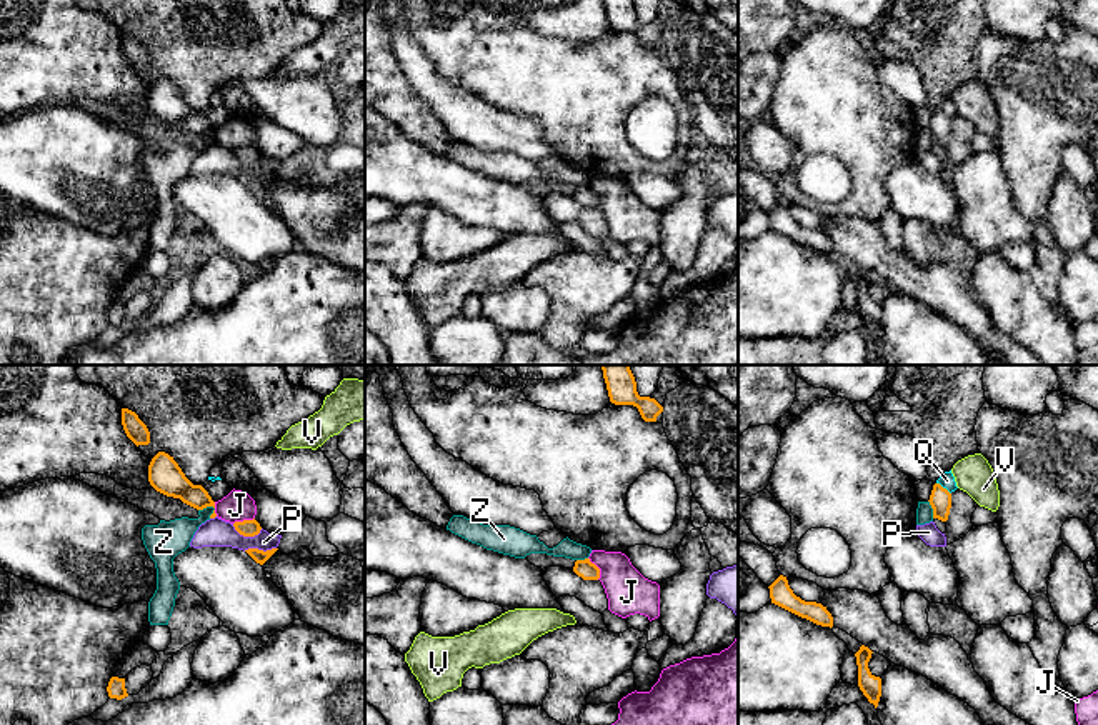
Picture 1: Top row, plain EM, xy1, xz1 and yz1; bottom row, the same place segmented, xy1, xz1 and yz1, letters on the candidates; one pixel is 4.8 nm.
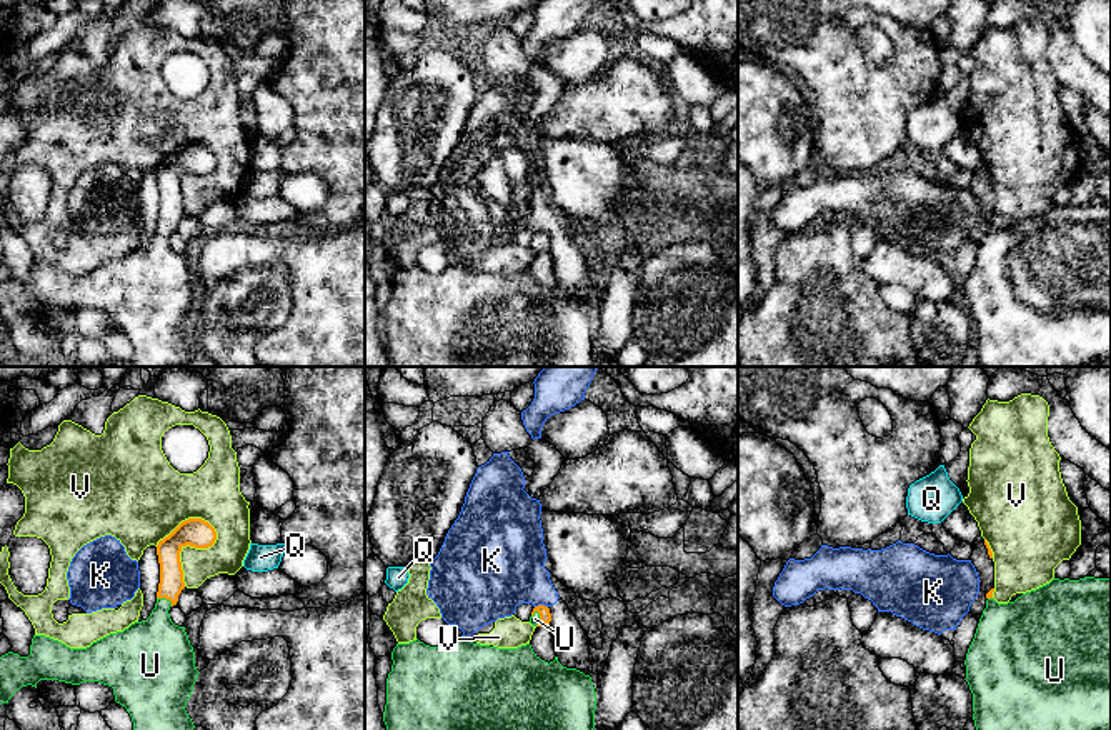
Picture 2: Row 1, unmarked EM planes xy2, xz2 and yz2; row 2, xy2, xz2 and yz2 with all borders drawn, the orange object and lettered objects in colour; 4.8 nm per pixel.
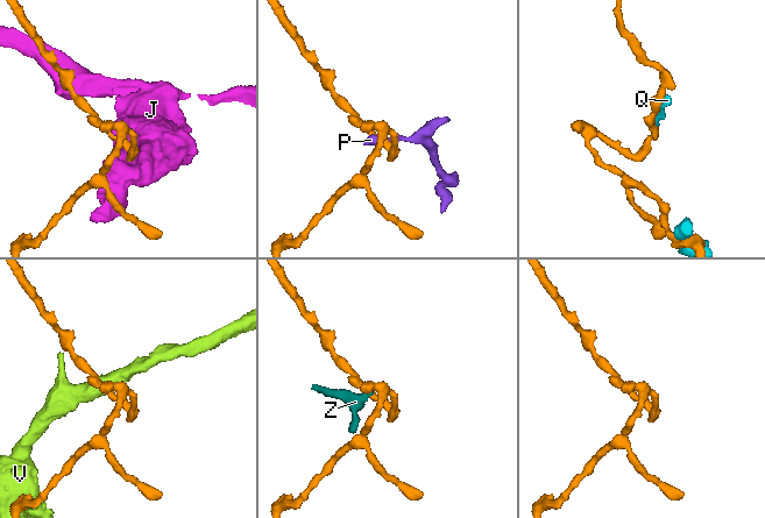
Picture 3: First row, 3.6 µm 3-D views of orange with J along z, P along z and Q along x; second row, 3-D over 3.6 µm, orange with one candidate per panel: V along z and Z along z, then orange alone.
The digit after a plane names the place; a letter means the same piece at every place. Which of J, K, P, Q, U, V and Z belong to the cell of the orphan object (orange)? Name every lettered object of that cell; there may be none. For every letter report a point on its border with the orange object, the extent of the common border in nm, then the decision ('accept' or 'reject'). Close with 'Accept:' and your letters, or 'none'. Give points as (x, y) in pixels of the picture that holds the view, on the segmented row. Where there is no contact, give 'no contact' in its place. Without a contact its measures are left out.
J: contact xz1 (598, 569); length 120 nm; reject
K: contact xz2 (540, 605); length 60 nm; reject
P: contact xy1 (247, 535); length 150 nm; reject
Q: contact yz1 (942, 487); length 90 nm; reject
U: contact xy2 (165, 597); length 90 nm; accept
V: contact xy2 (192, 545); length 340 nm; reject
Z: contact xy1 (209, 505); length 80 nm; reject
Accept: U

